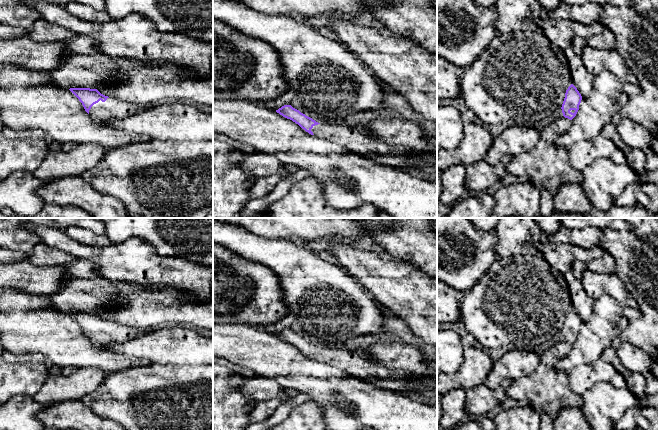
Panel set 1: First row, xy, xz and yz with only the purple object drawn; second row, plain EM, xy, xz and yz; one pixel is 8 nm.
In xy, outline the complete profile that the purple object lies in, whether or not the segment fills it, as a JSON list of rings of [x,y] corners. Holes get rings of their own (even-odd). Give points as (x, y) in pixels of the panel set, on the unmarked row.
[[[70,312],[69,314],[79,323],[85,335],[97,346],[123,343],[153,330],[152,328],[137,328],[108,321],[97,313]]]

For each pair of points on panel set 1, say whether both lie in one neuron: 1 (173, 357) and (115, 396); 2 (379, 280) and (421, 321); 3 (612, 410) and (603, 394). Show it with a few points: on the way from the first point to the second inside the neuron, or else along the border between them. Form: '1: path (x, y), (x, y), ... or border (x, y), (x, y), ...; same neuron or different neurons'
1: path (160, 372), (142, 390), (130, 393); same neuron
2: path (389, 290), (411, 311); same neuron
3: path (608, 406), (603, 401), (603, 398); same neuron

